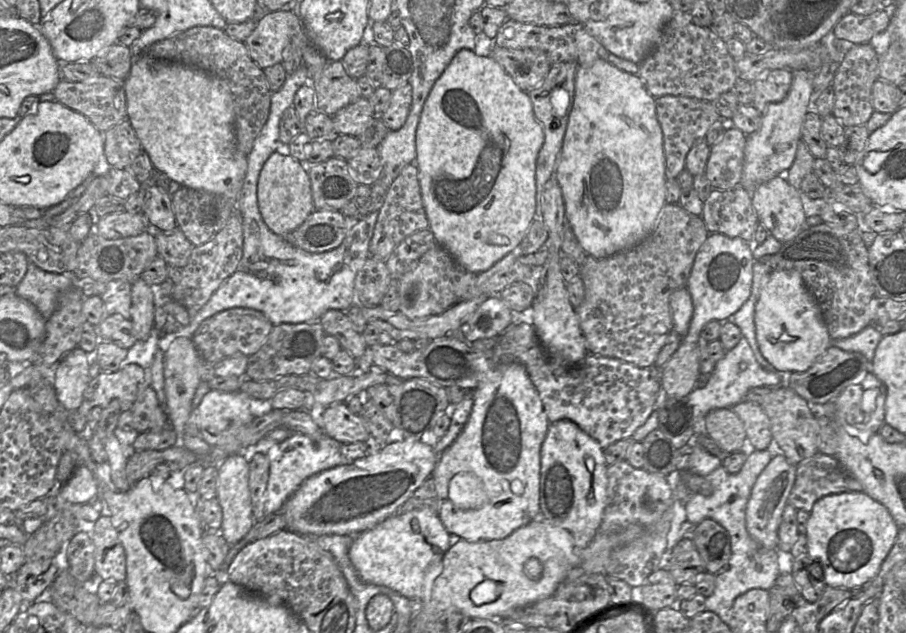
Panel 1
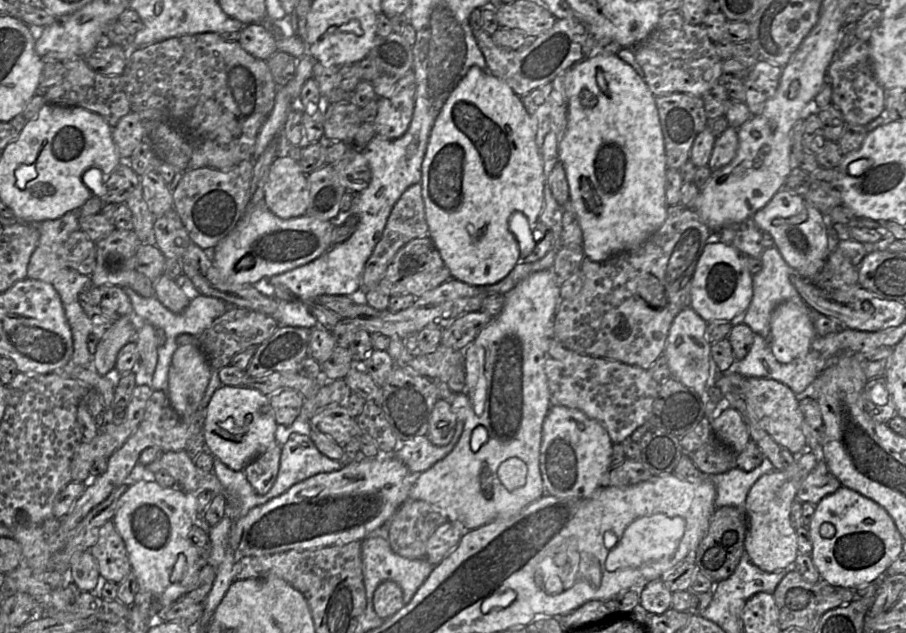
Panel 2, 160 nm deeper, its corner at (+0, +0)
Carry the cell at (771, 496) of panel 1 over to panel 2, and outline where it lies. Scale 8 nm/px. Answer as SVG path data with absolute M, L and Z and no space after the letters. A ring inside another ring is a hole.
M805 452L786 470L774 470L762 475L747 495L745 513L748 529L745 551L753 563L763 571L781 571L795 563L799 555L797 530L791 525L791 507L797 497L800 484L816 466L819 458L820 456L813 452Z

